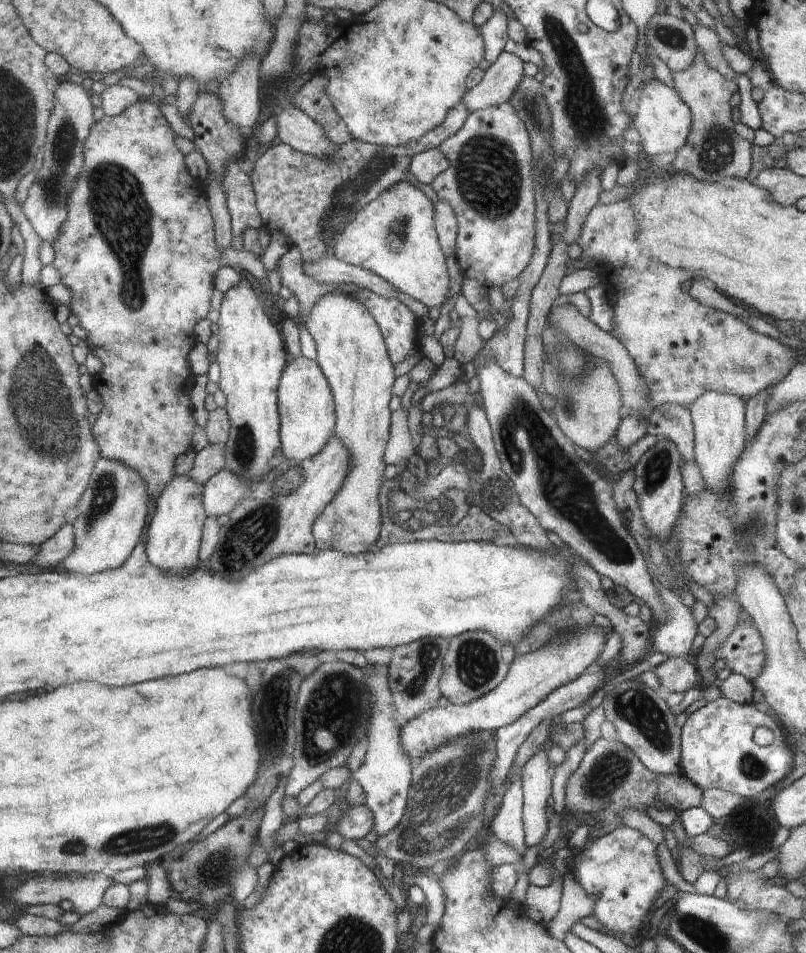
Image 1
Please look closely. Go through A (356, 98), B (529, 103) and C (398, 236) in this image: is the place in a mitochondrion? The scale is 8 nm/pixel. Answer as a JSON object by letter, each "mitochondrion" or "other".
{"A":"mitochondrion","B":"mitochondrion","C":"mitochondrion"}

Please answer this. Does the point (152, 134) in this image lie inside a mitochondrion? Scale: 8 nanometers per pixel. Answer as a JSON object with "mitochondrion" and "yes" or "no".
{"mitochondrion":"no"}

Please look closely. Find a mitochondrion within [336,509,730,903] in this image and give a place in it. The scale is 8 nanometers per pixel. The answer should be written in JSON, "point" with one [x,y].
{"point":[443,811]}

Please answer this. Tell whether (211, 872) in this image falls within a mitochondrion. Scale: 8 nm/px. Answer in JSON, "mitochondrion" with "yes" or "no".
{"mitochondrion":"yes"}

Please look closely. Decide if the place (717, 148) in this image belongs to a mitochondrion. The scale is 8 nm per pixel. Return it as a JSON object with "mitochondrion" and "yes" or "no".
{"mitochondrion":"yes"}

